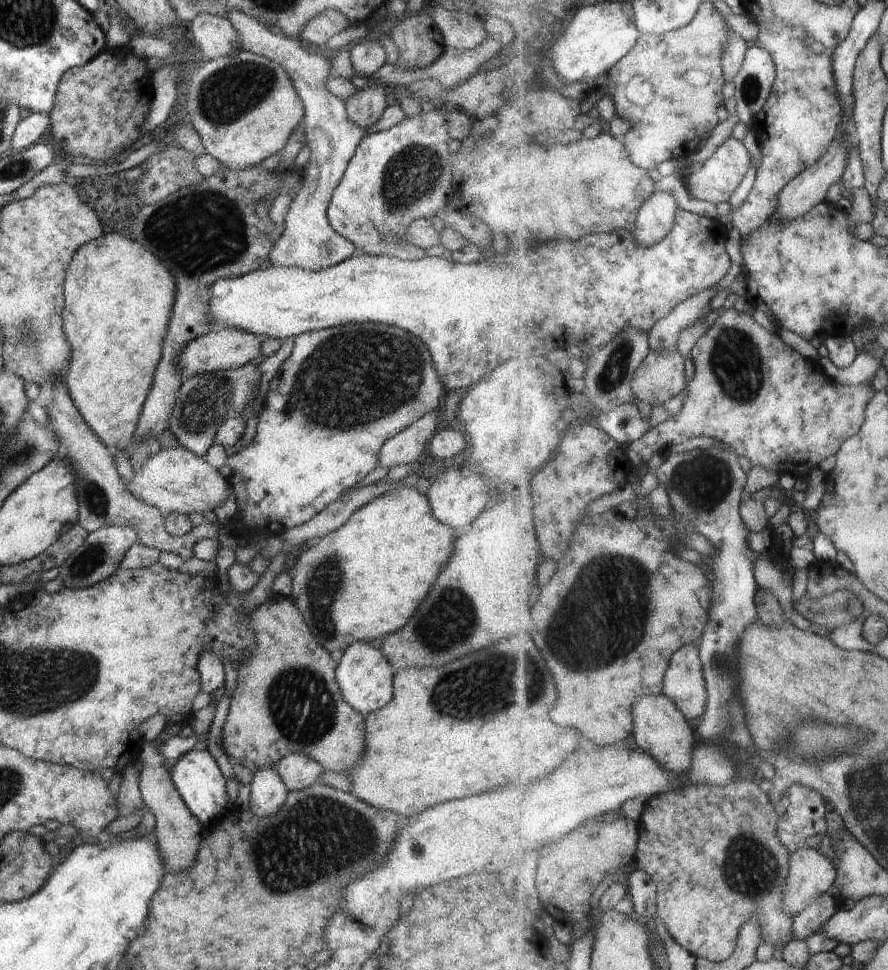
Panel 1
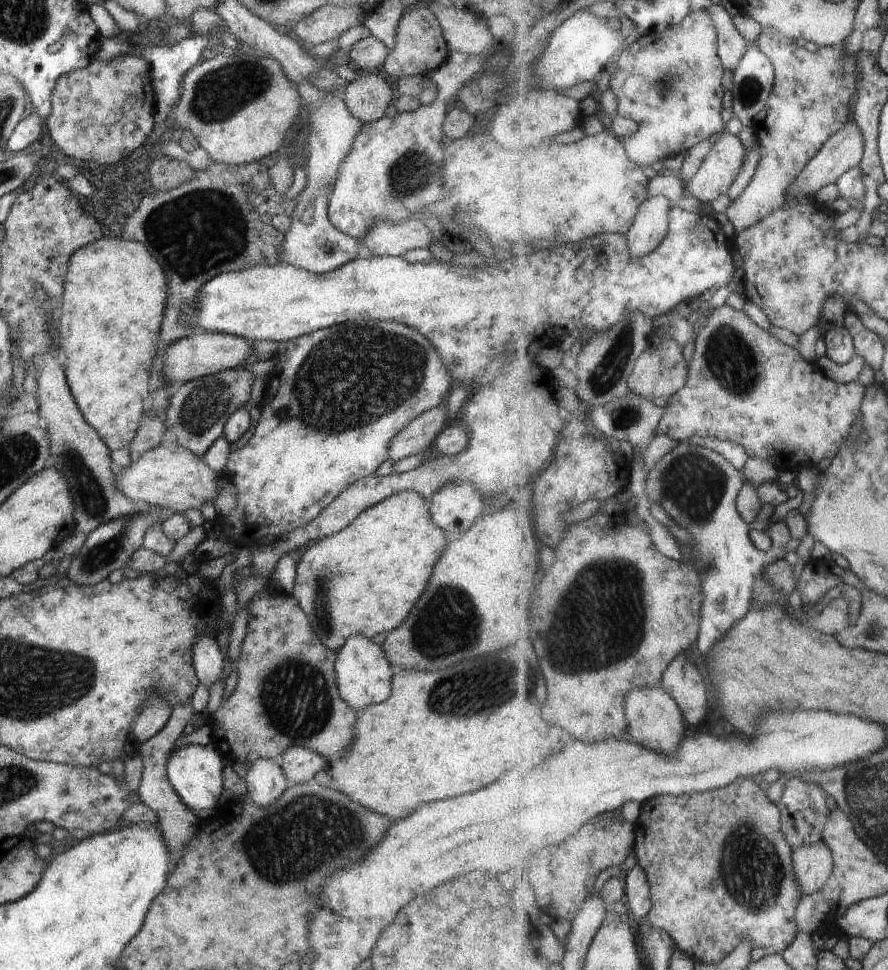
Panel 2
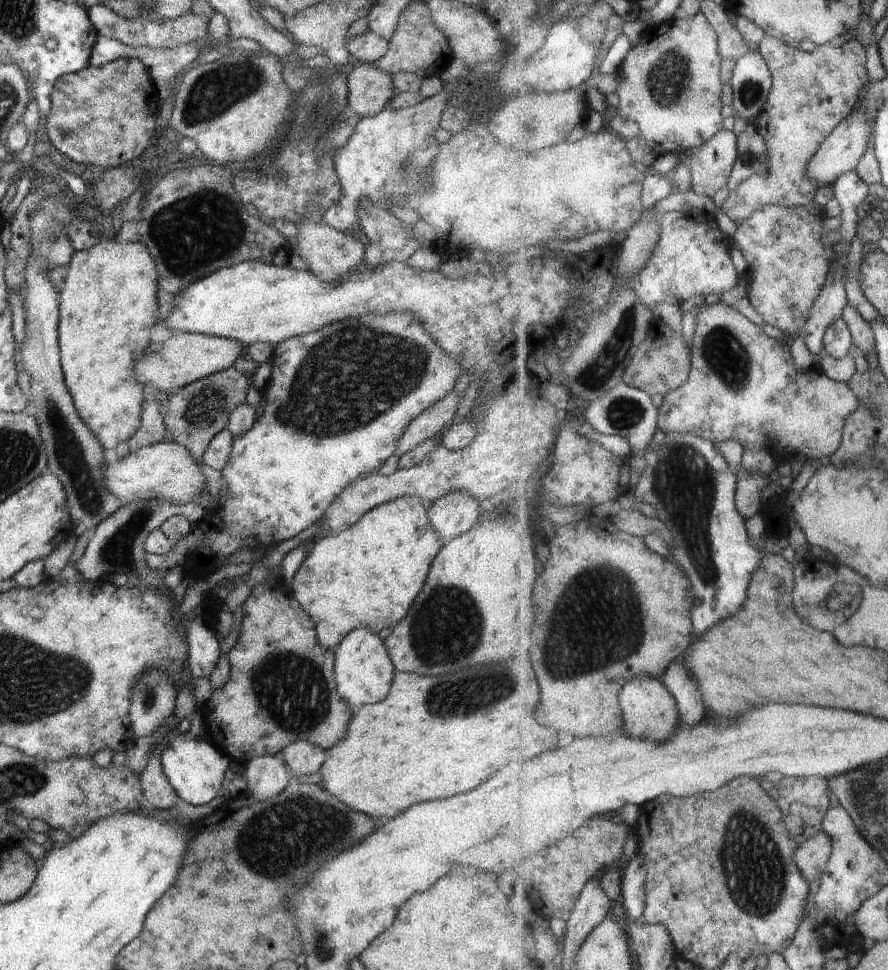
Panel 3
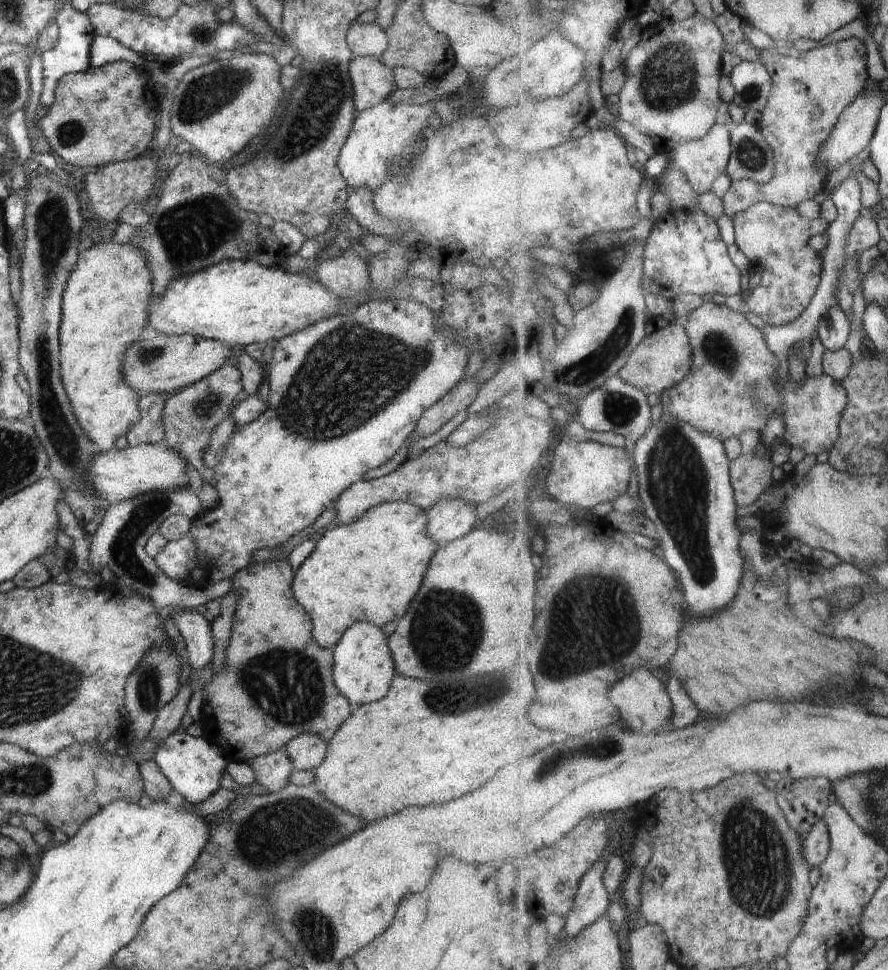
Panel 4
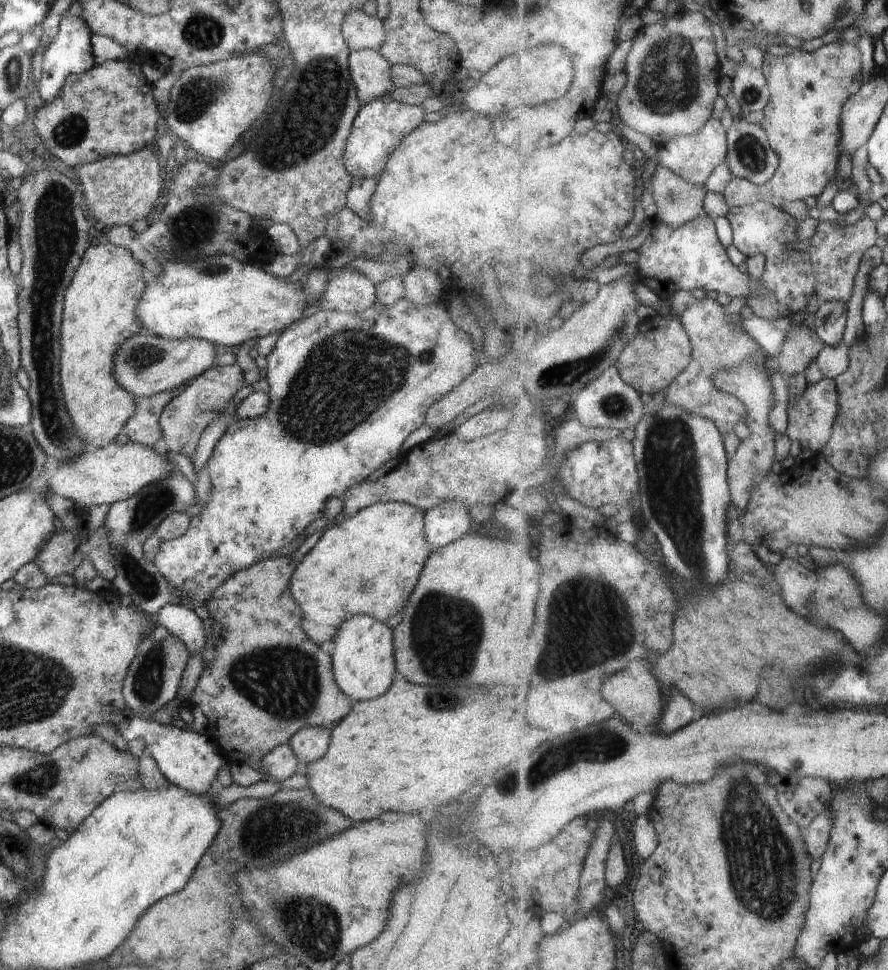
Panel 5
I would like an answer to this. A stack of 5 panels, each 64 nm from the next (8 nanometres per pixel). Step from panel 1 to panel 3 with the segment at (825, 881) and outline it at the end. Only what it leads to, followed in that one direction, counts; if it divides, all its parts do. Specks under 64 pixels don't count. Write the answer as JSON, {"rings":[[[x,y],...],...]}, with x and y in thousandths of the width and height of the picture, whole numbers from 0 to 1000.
{"rings":[[[926,856],[898,874],[898,890],[911,909],[926,907],[938,881],[938,866]]]}

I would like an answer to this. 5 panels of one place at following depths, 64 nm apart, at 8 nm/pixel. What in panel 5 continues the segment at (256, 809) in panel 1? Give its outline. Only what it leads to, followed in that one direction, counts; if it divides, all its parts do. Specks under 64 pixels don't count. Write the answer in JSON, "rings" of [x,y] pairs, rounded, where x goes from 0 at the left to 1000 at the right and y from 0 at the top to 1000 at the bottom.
{"rings":[[[325,766],[312,769],[294,781],[294,794],[298,804],[320,806],[327,800],[338,796],[337,784],[325,770]]]}

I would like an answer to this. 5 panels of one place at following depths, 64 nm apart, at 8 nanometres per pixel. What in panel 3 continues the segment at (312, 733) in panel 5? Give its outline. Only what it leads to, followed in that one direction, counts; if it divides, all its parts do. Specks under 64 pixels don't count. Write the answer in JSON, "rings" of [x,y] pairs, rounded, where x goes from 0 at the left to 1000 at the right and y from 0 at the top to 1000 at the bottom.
{"rings":[[[333,764],[315,775],[329,800],[356,798],[367,784],[367,776],[347,764]]]}

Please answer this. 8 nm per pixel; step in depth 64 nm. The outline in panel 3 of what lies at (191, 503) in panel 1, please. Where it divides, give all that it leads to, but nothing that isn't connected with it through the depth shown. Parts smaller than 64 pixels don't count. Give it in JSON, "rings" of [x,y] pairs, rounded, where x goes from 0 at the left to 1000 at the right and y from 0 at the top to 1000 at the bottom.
{"rings":[[[182,455],[181,457],[157,462],[152,467],[146,466],[139,474],[134,474],[131,479],[118,476],[116,482],[118,498],[125,510],[148,519],[151,515],[163,516],[169,514],[185,514],[195,521],[208,521],[216,516],[223,518],[225,509],[232,503],[231,493],[218,474],[218,471],[200,457]]]}

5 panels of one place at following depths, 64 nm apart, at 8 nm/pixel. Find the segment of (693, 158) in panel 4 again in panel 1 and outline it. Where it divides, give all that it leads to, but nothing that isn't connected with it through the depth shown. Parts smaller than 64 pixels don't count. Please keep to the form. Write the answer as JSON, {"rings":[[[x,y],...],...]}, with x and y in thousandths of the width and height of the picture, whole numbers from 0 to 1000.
{"rings":[[[827,141],[821,142],[791,171],[783,173],[771,180],[773,190],[778,200],[787,205],[806,210],[823,208],[827,199],[834,192],[849,171],[848,158],[838,145]]]}

